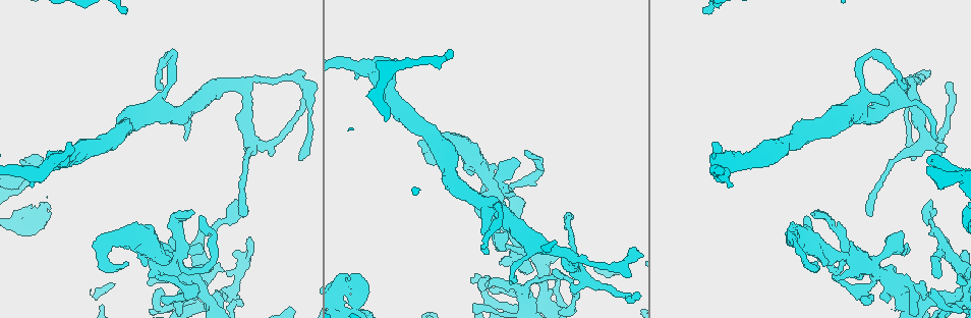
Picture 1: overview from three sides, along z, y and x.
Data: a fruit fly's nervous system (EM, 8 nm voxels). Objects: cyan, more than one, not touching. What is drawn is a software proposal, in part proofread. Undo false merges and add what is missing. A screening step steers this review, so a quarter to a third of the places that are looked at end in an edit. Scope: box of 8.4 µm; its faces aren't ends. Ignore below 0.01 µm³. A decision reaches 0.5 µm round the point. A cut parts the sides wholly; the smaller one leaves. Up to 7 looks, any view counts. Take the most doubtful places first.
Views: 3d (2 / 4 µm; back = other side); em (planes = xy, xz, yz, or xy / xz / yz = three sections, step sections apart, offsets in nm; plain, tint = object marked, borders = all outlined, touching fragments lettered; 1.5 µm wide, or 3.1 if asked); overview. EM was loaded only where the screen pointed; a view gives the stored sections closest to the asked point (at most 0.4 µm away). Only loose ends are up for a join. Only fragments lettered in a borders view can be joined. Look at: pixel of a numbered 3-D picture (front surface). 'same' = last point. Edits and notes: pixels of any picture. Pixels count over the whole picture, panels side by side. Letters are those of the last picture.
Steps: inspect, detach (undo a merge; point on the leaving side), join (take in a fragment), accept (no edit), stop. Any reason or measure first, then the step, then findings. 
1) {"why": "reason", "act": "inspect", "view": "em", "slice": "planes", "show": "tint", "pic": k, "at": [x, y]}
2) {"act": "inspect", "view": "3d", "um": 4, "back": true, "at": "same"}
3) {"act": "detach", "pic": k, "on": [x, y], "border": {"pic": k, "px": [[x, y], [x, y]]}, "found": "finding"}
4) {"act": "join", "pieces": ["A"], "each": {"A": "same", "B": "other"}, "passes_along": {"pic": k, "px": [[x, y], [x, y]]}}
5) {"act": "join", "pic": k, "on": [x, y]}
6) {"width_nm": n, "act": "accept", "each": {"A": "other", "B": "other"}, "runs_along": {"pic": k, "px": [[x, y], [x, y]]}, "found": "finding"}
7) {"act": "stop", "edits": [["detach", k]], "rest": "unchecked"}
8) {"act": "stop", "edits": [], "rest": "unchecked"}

{"why": "thick end", "act": "inspect", "view": "em", "slice": "planes", "show": "borders", "pic": 1, "at": [69, 144]}

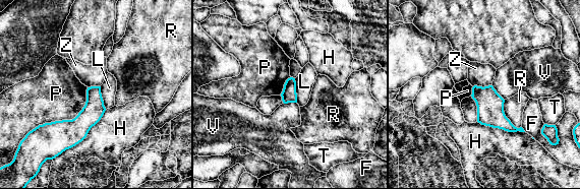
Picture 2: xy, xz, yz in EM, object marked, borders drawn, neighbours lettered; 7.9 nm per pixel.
{"act": "accept", "each": {"F": "other", "H": "other", "L": "other", "P": "other", "R": "other", "T": "other", "V": "other", "Z": "other"}, "border": {"pic": 2, "px": [[490, 84], [473, 86]]}, "found": "none of them fits"}

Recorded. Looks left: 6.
{"why": "an open end", "act": "inspect", "view": "em", "slice": "yz", "step": 8, "show": "tint", "pic": 1, "at": [573, 296]}

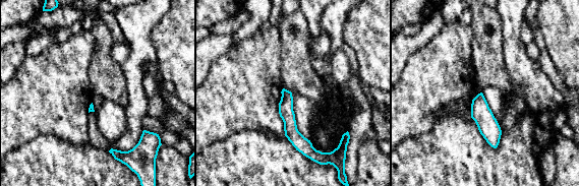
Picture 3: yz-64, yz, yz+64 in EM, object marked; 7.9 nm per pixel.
{"act": "inspect", "view": "em", "slice": "planes", "show": "tint", "at": "same"}

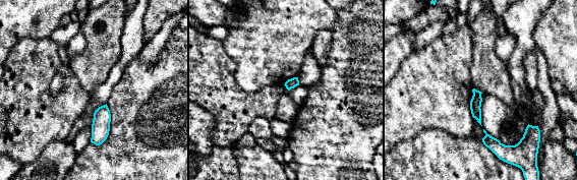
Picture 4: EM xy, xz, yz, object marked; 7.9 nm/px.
{"act": "inspect", "view": "em", "slice": "planes", "show": "borders", "at": "same"}

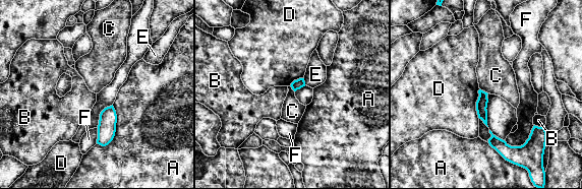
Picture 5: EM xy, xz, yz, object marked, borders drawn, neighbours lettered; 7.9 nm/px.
{"act": "accept", "each": {"A": "other", "B": "other", "C": "other", "D": "other", "E": "other", "F": "other"}, "found": "none of them fits"}

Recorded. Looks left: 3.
{"why": "tapers out", "act": "inspect", "view": "3d", "um": 4, "pic": 1, "at": [814, 261]}

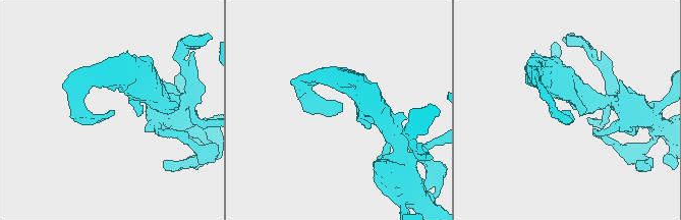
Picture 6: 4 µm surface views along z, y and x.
{"act": "inspect", "view": "em", "slice": "planes", "show": "tint", "pic": 6, "at": [342, 103]}

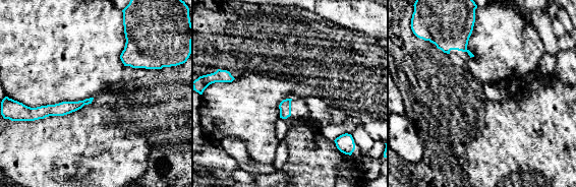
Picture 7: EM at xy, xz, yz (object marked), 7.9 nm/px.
{"why": "what lies round it", "act": "inspect", "view": "em", "slice": "planes", "show": "borders", "at": "same"}

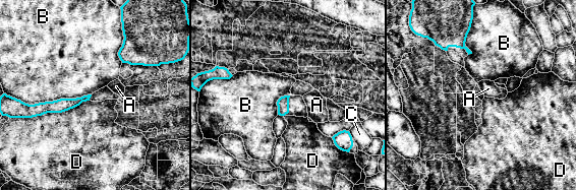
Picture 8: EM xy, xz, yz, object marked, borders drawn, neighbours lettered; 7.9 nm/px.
{"act": "accept", "each": {"A": "other", "B": "other", "C": "other", "D": "other"}, "found": "none of them fits"}

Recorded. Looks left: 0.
{"act": "stop", "edits": [], "rest": "unchecked"}

